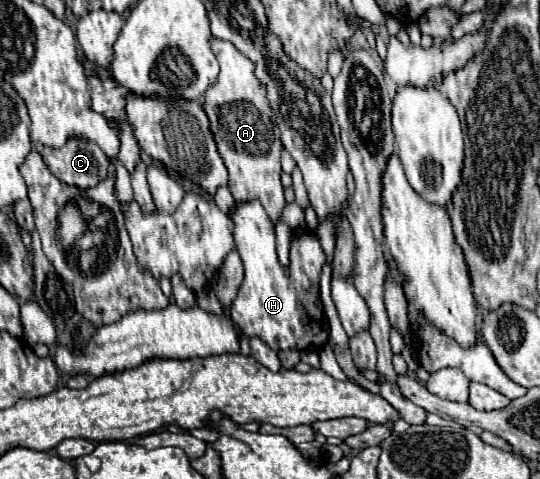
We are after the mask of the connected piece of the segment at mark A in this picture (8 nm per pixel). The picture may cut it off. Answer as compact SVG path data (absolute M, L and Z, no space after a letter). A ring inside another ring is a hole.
M211 37L211 47L221 65L221 71L217 83L213 83L213 87L207 87L201 105L209 117L217 151L229 169L231 195L237 203L245 203L249 199L261 201L269 219L277 223L285 207L283 185L279 179L283 143L273 119L273 109L269 107L269 99L265 99L265 87L261 87L253 75L253 61L245 59L245 55L241 55L233 43Z

